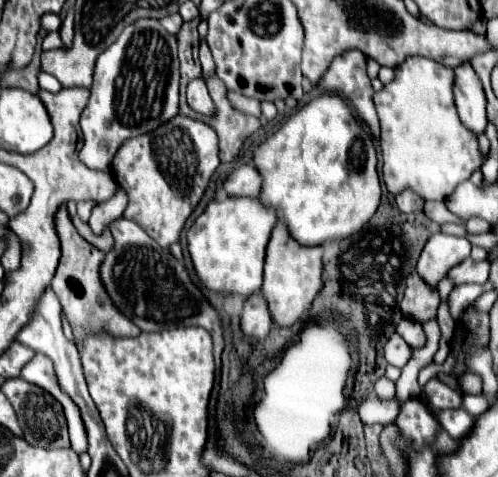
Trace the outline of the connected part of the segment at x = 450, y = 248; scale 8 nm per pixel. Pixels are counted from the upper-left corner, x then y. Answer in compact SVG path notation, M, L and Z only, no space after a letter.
M435 233L421 251L421 257L417 261L417 273L429 287L437 289L439 281L443 281L455 265L465 261L469 253L471 243L465 237Z

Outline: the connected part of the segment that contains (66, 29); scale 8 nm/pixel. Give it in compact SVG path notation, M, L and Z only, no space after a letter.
M73 11L67 13L67 17L65 17L59 33L61 33L63 45L65 45L65 47L71 47L71 43L73 43Z

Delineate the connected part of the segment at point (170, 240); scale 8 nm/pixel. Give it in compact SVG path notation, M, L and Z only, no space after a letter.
M181 113L157 131L125 141L113 163L113 177L129 195L129 207L123 217L135 221L149 237L167 249L179 241L185 221L195 211L219 165L215 131Z

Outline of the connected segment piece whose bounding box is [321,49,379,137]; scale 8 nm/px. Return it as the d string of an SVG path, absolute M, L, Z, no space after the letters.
M353 49L335 57L321 85L349 99L349 103L357 109L359 117L371 129L371 133L379 137L379 119L373 105L375 91L367 77L367 55L363 51Z

